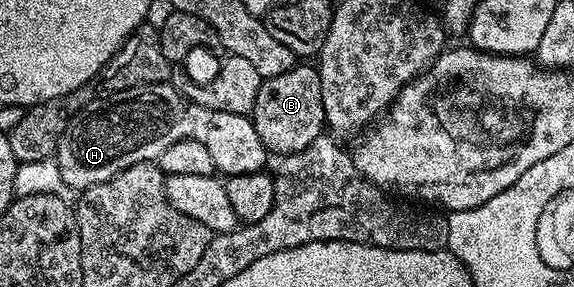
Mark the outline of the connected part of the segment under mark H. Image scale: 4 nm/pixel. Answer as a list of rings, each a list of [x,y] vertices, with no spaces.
[[[166,82],[147,83],[145,87],[130,87],[127,91],[105,98],[108,99],[105,103],[97,102],[91,109],[75,116],[62,133],[60,140],[56,142],[54,158],[62,173],[64,184],[73,192],[85,191],[94,185],[110,181],[130,165],[159,160],[160,155],[166,153],[166,149],[170,149],[170,145],[183,139],[193,139],[201,145],[206,145],[206,149],[210,149],[210,157],[214,157],[214,165],[221,176],[253,175],[255,171],[265,170],[264,162],[270,159],[270,152],[262,145],[262,137],[258,137],[258,129],[254,129],[249,116],[198,105],[177,88],[176,92],[172,86],[171,82]]]

